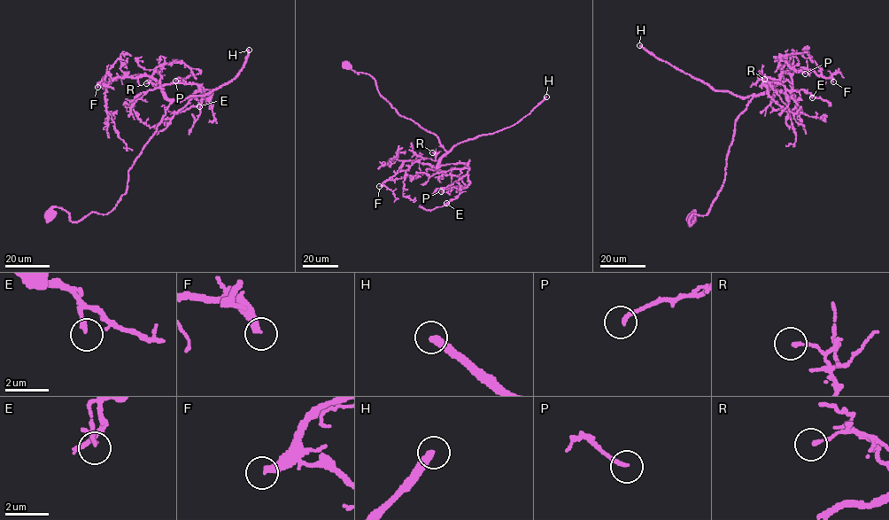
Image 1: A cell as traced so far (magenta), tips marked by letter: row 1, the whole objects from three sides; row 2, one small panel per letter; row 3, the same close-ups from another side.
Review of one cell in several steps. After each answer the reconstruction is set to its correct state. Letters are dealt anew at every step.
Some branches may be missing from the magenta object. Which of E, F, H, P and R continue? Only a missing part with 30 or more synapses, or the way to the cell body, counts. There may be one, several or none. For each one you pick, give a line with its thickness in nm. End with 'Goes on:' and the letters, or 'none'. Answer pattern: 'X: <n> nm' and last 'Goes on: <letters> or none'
F: 280 nm
H: 360 nm
Goes on: F, H

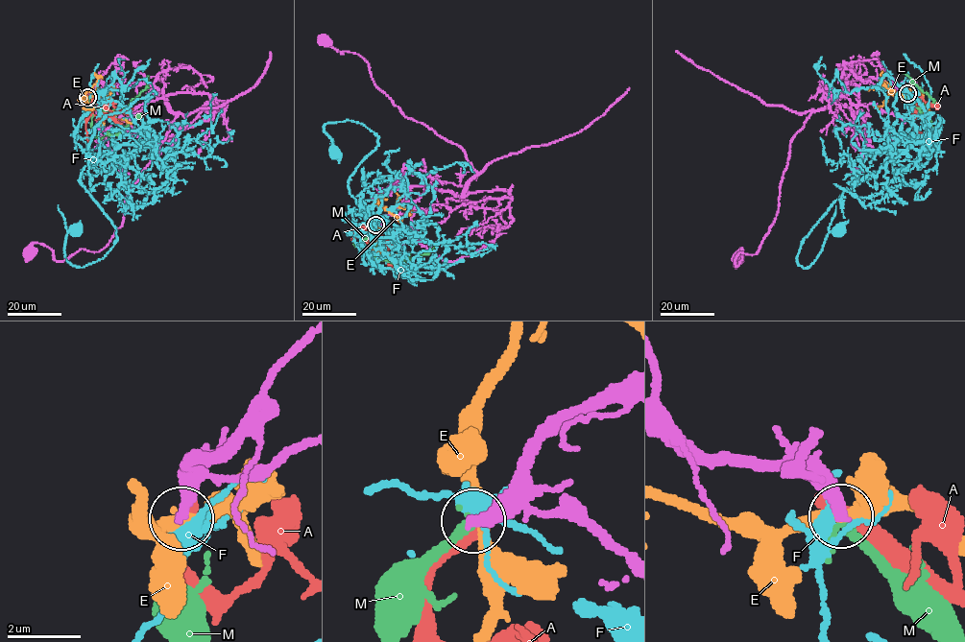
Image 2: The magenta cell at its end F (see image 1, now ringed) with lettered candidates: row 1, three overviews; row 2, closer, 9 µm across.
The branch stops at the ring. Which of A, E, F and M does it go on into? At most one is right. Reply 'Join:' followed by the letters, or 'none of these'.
Join: M

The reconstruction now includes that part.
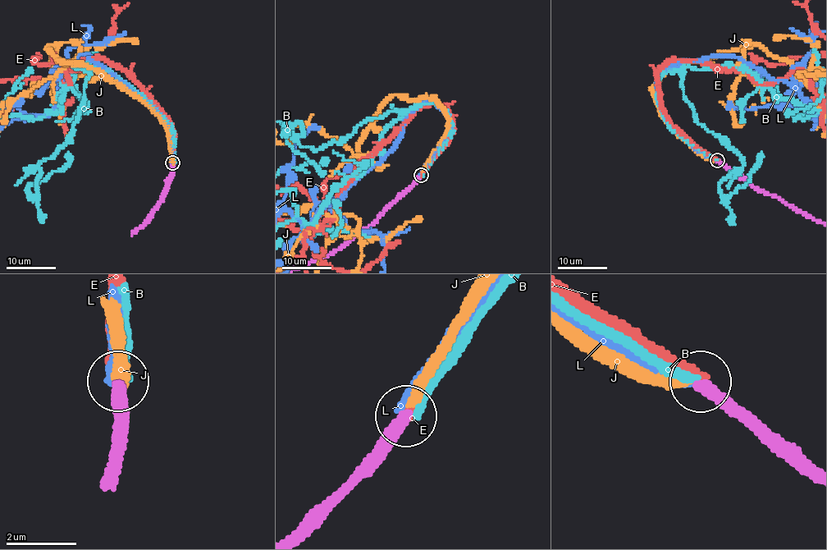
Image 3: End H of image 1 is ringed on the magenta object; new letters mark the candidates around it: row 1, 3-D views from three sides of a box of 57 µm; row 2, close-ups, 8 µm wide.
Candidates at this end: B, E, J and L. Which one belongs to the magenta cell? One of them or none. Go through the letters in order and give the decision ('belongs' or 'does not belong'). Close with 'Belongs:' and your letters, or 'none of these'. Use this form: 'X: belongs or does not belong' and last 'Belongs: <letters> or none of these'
B: does not belong
E: belongs
J: does not belong
L: does not belong
Belongs: E

